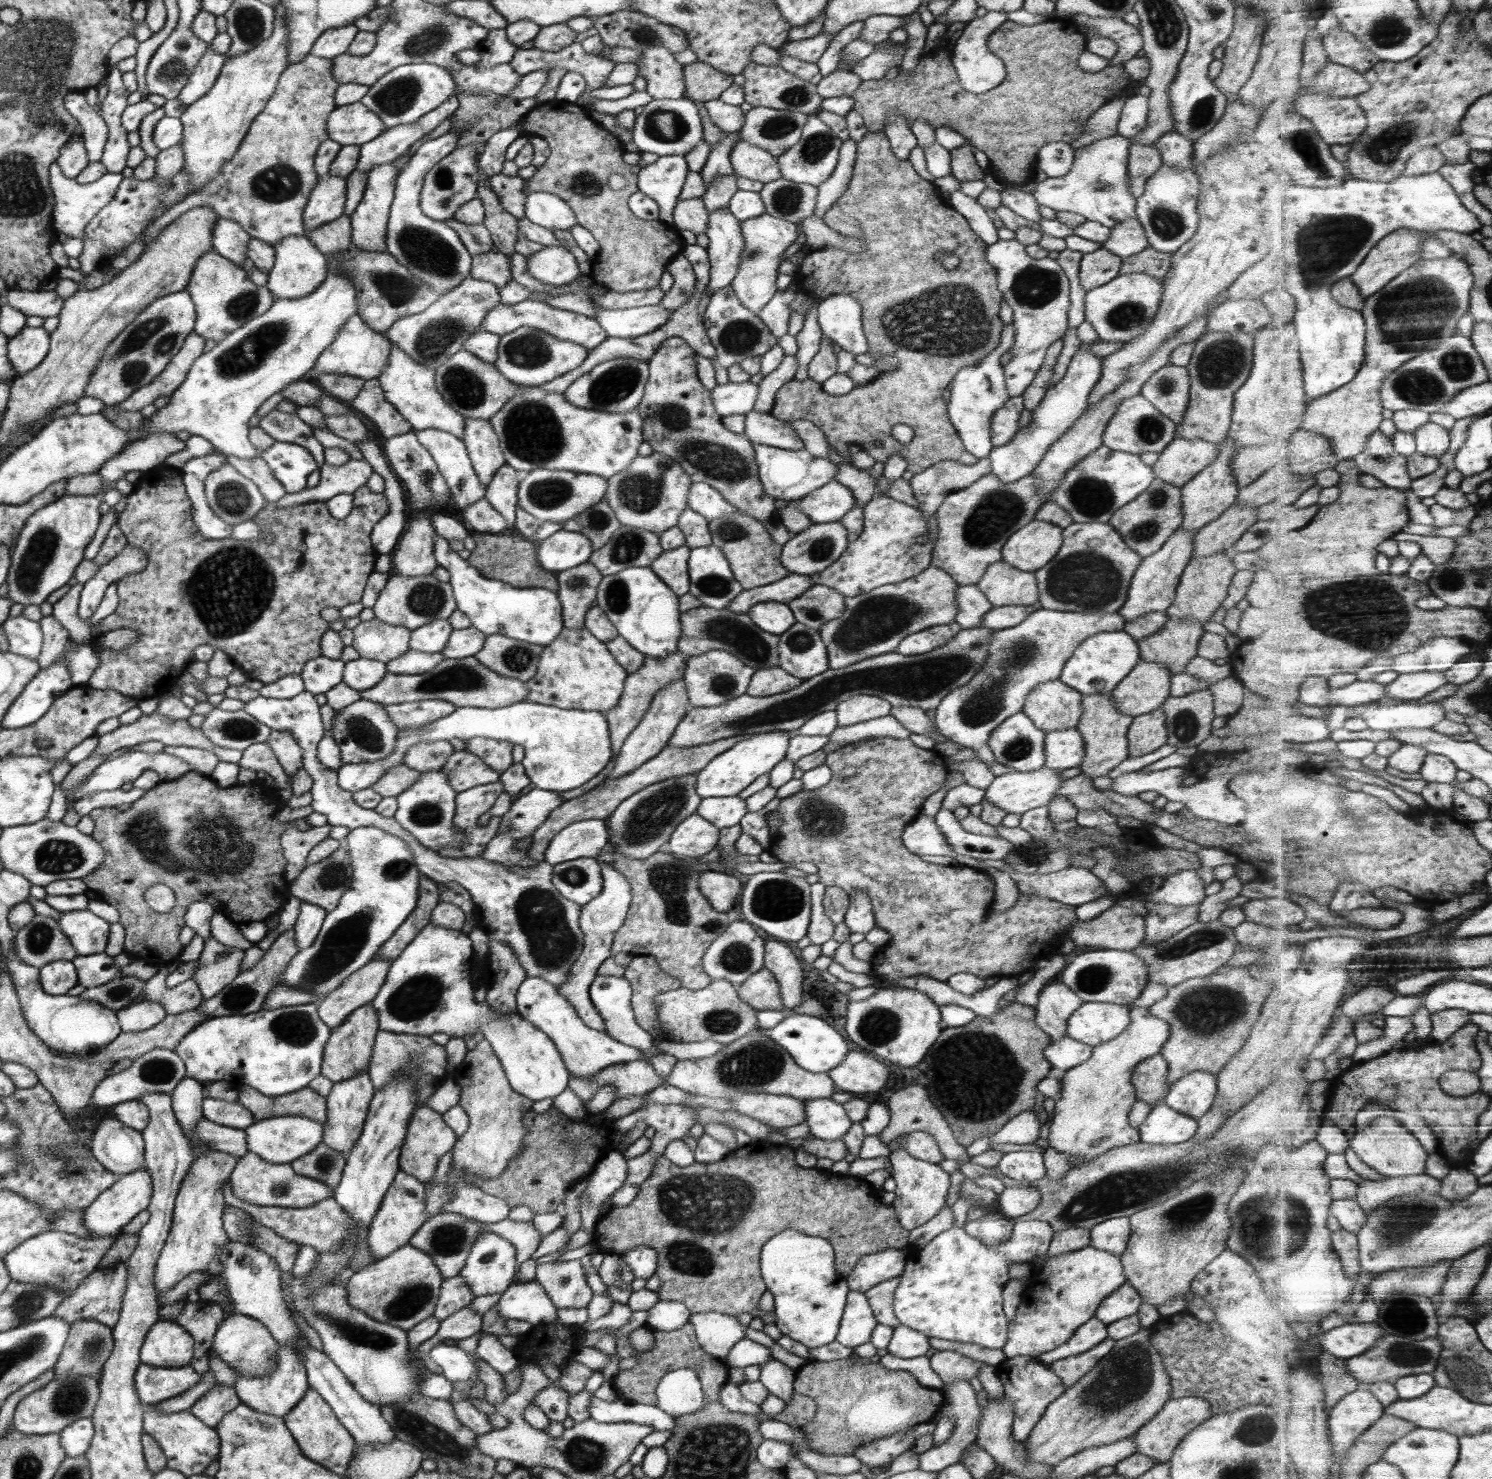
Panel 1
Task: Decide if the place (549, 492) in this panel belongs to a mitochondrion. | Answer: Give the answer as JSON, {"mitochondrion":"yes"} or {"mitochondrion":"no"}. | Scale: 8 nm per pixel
{"mitochondrion":"yes"}

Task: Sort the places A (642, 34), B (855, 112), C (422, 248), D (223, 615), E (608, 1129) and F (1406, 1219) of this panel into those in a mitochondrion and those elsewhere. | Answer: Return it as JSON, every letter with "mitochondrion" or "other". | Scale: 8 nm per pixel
{"A":"mitochondrion","B":"other","C":"mitochondrion","D":"mitochondrion","E":"other","F":"mitochondrion"}

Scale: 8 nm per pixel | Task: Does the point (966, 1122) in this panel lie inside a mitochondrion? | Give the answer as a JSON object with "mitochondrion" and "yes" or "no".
{"mitochondrion":"yes"}

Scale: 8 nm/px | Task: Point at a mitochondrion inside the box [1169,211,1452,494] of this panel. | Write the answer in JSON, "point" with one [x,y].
{"point":[1221,362]}

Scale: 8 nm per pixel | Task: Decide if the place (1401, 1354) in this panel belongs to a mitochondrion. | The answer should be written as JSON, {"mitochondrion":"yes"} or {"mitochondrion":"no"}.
{"mitochondrion":"yes"}

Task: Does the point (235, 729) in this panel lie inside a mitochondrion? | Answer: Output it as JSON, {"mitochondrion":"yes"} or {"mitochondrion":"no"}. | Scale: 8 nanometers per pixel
{"mitochondrion":"yes"}

